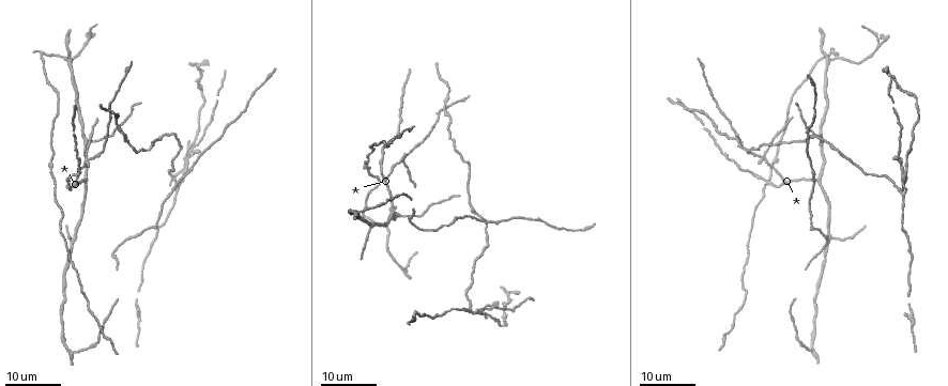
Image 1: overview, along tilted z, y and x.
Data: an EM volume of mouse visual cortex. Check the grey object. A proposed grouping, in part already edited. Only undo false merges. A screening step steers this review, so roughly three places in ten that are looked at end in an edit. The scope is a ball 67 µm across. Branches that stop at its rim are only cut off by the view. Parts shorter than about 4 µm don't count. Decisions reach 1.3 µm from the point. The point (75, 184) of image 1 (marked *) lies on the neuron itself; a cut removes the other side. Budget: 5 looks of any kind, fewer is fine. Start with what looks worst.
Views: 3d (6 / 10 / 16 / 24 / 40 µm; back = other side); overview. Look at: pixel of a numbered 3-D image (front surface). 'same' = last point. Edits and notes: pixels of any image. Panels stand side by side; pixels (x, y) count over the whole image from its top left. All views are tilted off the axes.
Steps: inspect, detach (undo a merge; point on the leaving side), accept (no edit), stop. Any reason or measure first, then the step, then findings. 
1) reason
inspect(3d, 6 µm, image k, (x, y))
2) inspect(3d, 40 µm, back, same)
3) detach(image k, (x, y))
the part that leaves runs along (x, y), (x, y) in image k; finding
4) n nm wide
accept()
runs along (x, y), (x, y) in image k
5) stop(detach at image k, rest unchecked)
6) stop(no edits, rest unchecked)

inspect(3d, 16 µm, image 1, (760, 157))

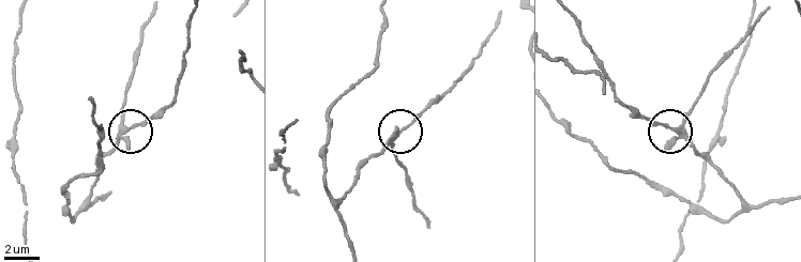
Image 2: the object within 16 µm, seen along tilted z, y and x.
inspect(3d, 6 µm, image 2, (674, 127))

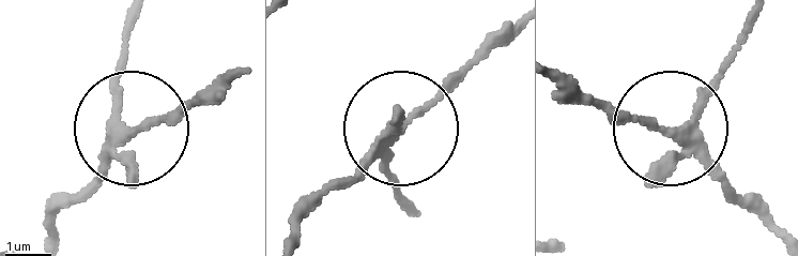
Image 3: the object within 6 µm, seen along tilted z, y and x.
4 arms
detach(image 3, (117, 75))
the part that leaves runs along (105, 138), (132, 13) in image 3; two neurons meet here

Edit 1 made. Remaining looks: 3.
inspect(overview)

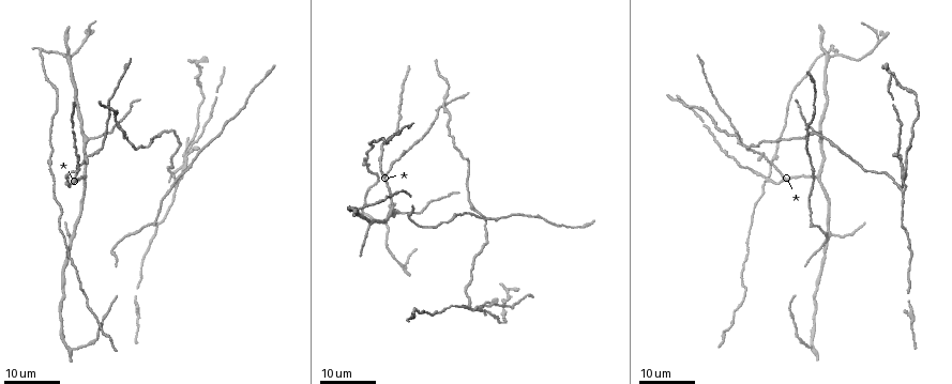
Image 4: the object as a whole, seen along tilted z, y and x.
side arm on a straight run
inspect(3d, 24 µm, image 4, (183, 162))

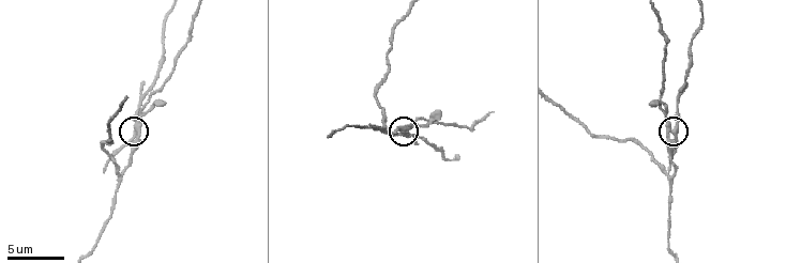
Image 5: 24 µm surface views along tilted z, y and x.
zoom in
inspect(3d, 10 µm, image 5, (137, 130))

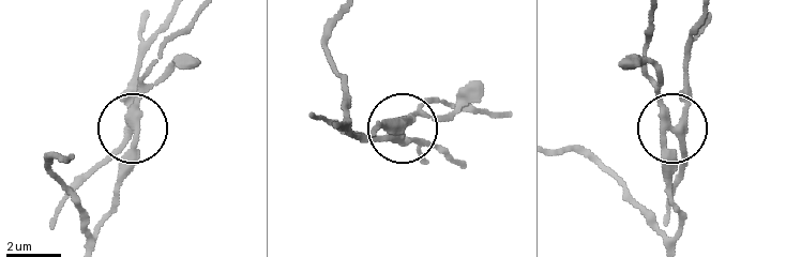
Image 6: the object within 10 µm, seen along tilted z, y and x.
side arm 22 µm
detach(image 6, (132, 87))
the part that leaves runs along (132, 123), (137, 54), (169, 12) in image 6; a second neuron is stuck on

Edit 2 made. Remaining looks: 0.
stop(detach at image 3, detach at image 6, rest unchecked)

